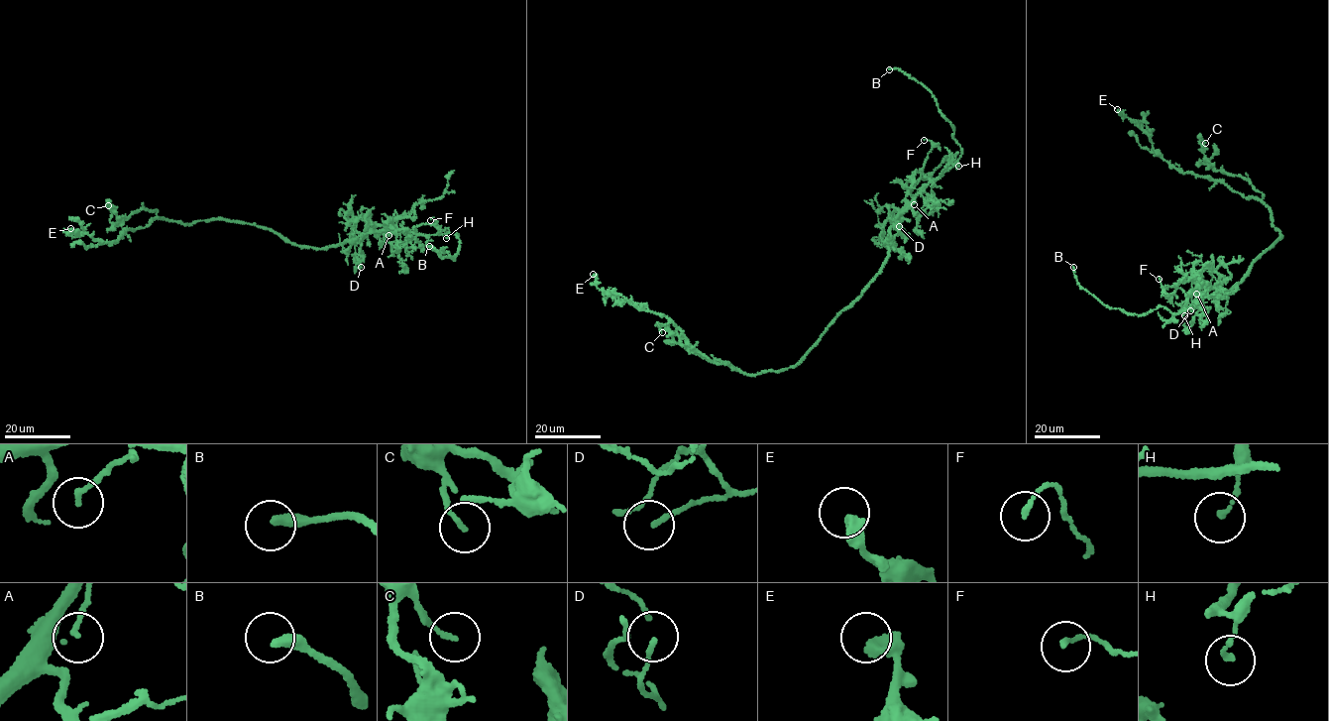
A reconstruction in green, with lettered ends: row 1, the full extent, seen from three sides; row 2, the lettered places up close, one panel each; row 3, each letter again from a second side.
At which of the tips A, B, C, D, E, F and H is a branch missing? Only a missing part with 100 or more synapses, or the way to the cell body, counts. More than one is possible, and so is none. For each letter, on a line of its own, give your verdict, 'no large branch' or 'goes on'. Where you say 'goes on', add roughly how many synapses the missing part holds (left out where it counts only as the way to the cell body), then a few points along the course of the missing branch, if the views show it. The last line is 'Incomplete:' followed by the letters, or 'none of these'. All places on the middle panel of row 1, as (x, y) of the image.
A: no large branch
B: goes on
C: no large branch
D: no large branch
E: no large branch
F: no large branch
H: no large branch
Incomplete: B

